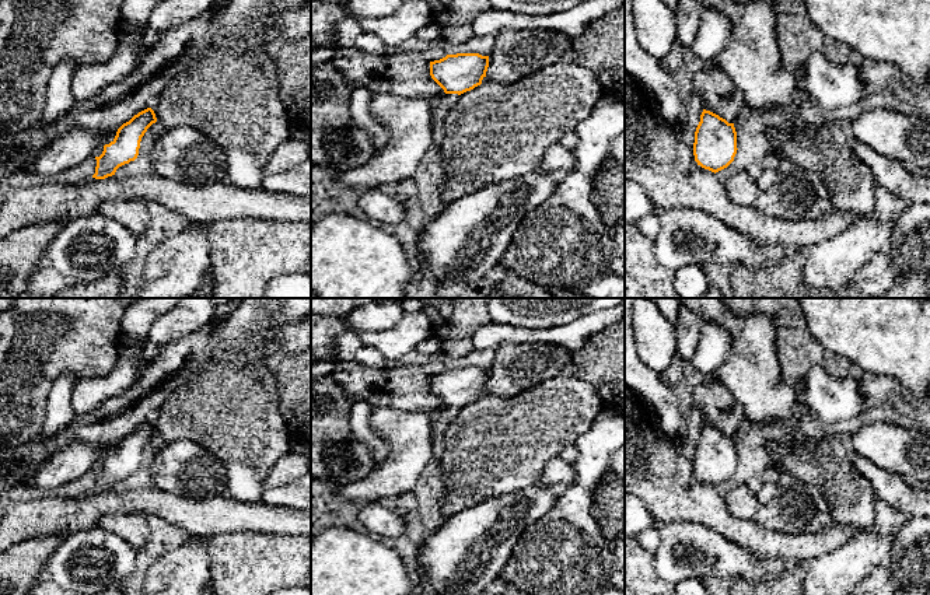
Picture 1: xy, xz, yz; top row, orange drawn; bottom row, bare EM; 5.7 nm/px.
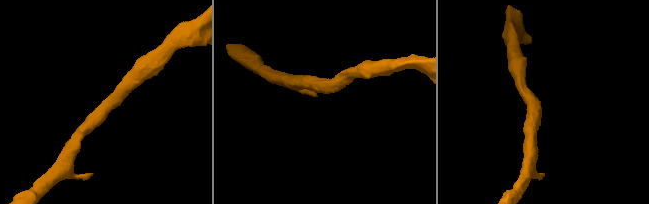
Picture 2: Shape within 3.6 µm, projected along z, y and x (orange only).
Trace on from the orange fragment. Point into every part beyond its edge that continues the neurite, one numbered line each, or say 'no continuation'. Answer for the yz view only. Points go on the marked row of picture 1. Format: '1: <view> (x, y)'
no continuation

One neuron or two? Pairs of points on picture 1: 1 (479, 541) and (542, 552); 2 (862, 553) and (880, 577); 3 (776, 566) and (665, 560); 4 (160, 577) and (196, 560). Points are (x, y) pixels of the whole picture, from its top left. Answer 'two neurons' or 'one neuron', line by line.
1: two neurons
2: two neurons
3: one neuron
4: one neuron

